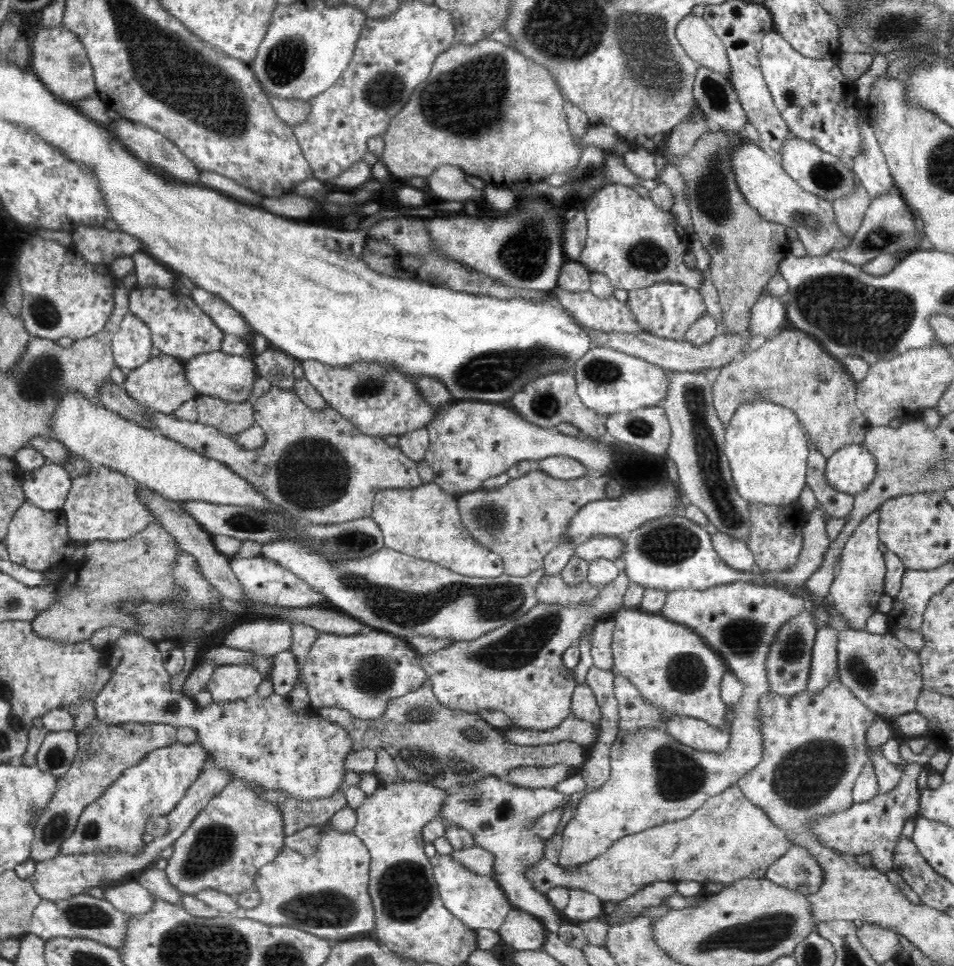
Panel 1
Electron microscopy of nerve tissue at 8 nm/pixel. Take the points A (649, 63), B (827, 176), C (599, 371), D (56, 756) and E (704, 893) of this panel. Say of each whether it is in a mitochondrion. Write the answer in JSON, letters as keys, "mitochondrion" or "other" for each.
{"A":"mitochondrion","B":"mitochondrion","C":"mitochondrion","D":"mitochondrion","E":"other"}

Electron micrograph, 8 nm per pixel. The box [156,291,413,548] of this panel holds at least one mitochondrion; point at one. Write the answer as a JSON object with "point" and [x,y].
{"point":[312,473]}

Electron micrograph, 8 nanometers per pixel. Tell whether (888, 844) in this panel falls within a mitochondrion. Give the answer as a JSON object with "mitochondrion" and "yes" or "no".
{"mitochondrion":"no"}

